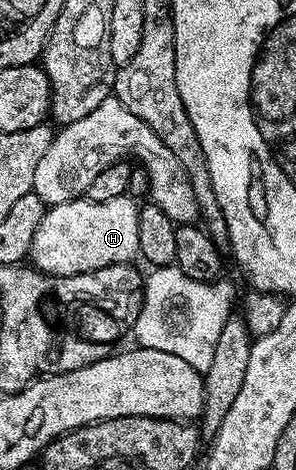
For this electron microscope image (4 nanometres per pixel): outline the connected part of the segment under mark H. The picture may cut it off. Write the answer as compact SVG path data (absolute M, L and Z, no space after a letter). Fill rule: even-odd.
M126 195L106 201L78 199L48 206L43 215L43 223L39 223L39 231L35 231L35 239L31 243L28 260L32 268L40 269L51 277L70 277L103 267L136 262L139 257L139 205L131 198Z

